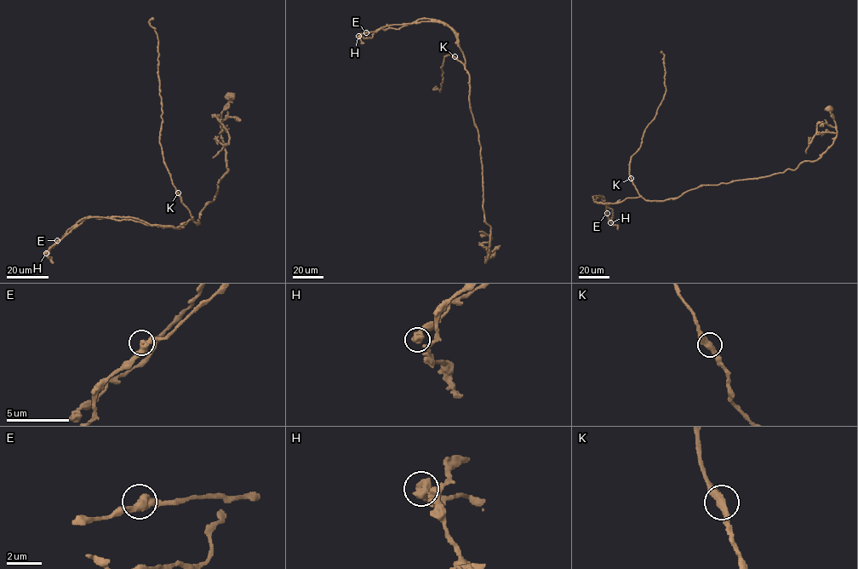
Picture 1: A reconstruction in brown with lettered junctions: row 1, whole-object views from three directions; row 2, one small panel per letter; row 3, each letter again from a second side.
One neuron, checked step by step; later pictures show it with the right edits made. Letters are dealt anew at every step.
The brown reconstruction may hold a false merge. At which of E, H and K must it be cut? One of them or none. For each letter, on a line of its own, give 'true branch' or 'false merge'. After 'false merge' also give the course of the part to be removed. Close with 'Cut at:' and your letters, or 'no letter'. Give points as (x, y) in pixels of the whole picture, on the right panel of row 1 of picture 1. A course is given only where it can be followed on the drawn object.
E: true branch
H: false merge; foreign part runs (611, 222), (612, 209), (598, 196), (596, 198), (597, 203), (606, 204), (615, 203), (620, 199)
K: true branch
Cut at: H

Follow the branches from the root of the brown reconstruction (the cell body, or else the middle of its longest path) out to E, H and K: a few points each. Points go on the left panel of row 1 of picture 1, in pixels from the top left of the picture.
E: (229, 96), (220, 117), (228, 171), (199, 224), (191, 218), (174, 228), (94, 216), (81, 219), (57, 240)
H: (229, 96), (220, 117), (228, 171), (199, 224), (191, 218), (177, 228), (85, 218), (46, 253)
K: (229, 96), (220, 117), (228, 171), (219, 180), (214, 199), (201, 210), (199, 224), (193, 221), (178, 192)

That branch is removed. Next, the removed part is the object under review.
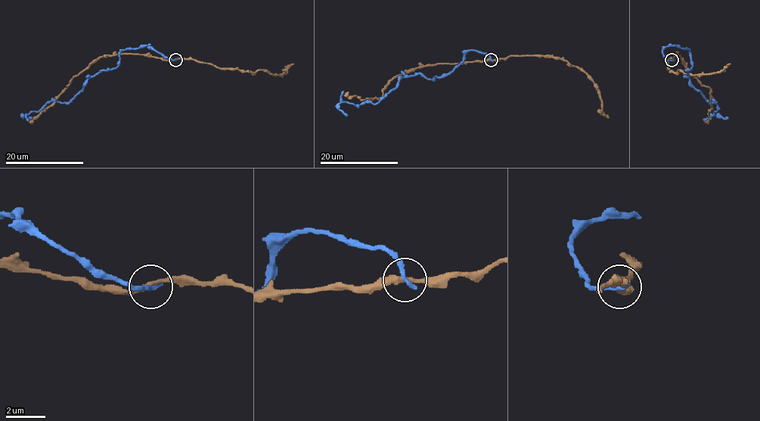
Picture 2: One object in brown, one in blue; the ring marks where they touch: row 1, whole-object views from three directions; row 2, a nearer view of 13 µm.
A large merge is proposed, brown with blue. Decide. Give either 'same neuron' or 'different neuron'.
different neuron

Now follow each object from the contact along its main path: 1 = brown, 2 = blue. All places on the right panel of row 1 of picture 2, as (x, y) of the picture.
1: (671, 59), (675, 54), (686, 69), (702, 85), (709, 88), (711, 108), (708, 113), (708, 118), (704, 121)
2: (671, 59), (664, 57), (666, 45), (689, 50), (690, 83), (715, 100), (715, 114), (727, 118)

